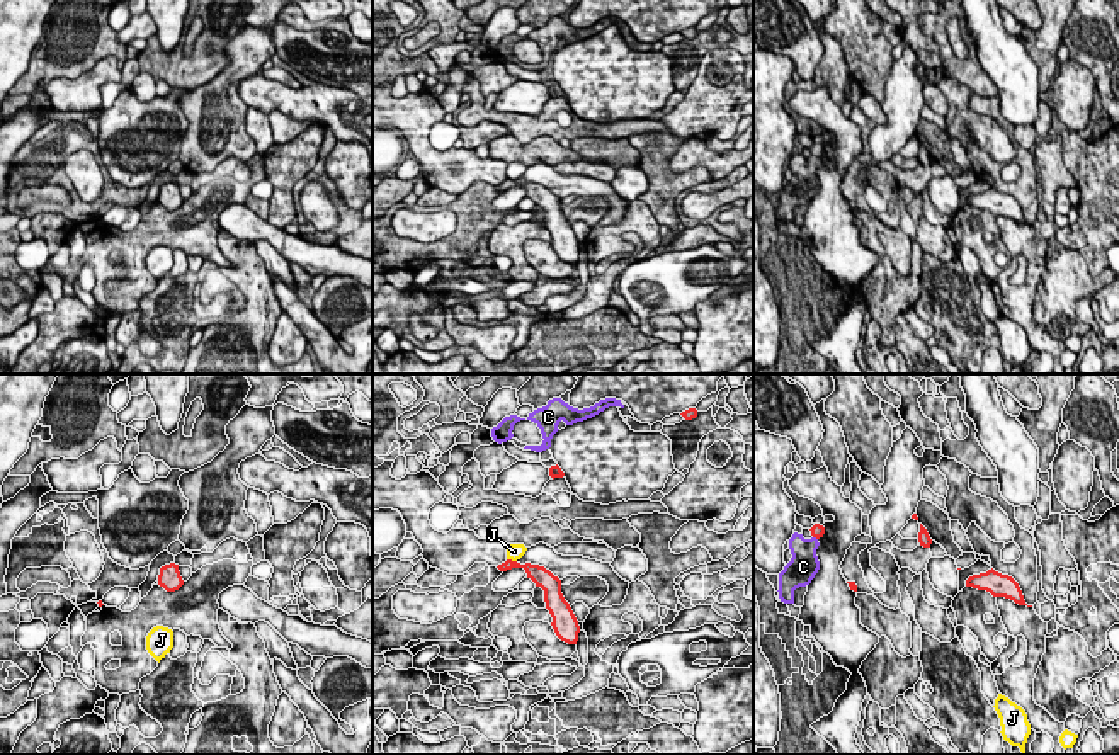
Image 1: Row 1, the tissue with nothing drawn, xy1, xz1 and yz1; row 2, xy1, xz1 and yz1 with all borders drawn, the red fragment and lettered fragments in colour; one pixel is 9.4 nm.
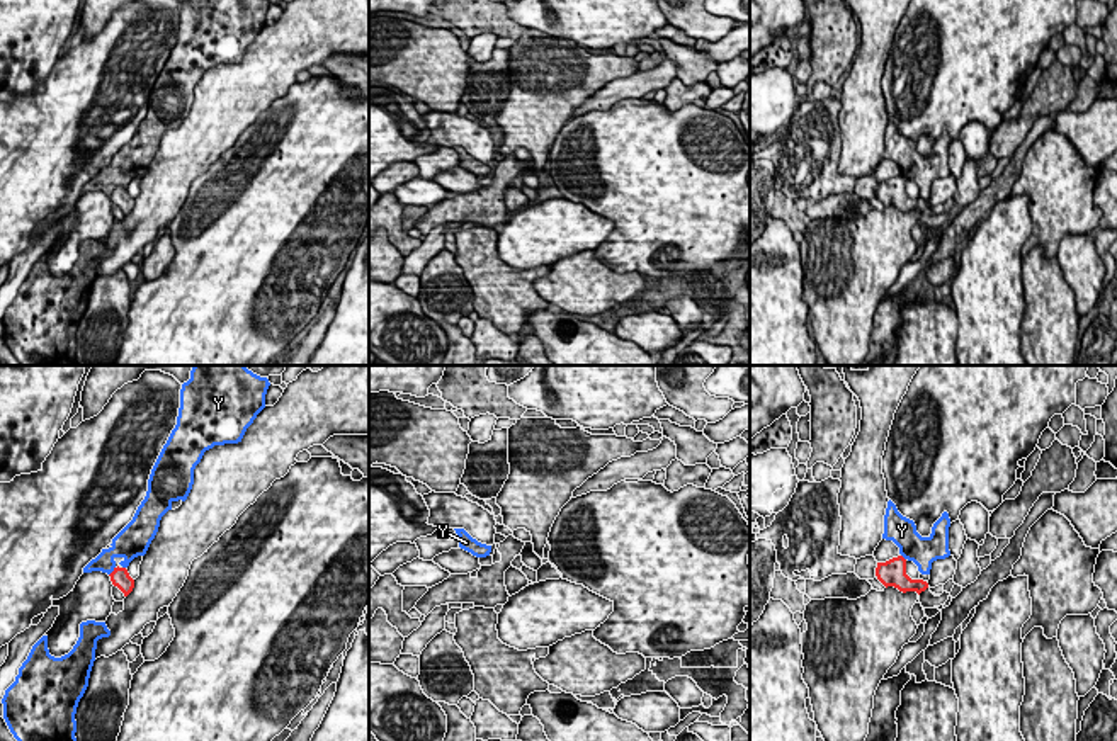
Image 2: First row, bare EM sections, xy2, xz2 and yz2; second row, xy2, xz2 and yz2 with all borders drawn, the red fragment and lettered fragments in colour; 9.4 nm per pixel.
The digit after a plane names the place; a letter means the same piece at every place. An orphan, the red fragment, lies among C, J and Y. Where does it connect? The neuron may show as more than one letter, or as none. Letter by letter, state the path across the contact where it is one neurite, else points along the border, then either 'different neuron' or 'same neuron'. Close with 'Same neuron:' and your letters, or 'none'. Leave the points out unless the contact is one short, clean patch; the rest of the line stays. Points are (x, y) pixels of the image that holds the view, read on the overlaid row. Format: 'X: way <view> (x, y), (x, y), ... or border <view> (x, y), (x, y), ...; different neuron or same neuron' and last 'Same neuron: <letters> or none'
C: border yz1 (813, 536), (817, 539); different neuron
J: different neuron
Y: border xy2 (114, 566), (109, 575); different neuron
Same neuron: none

